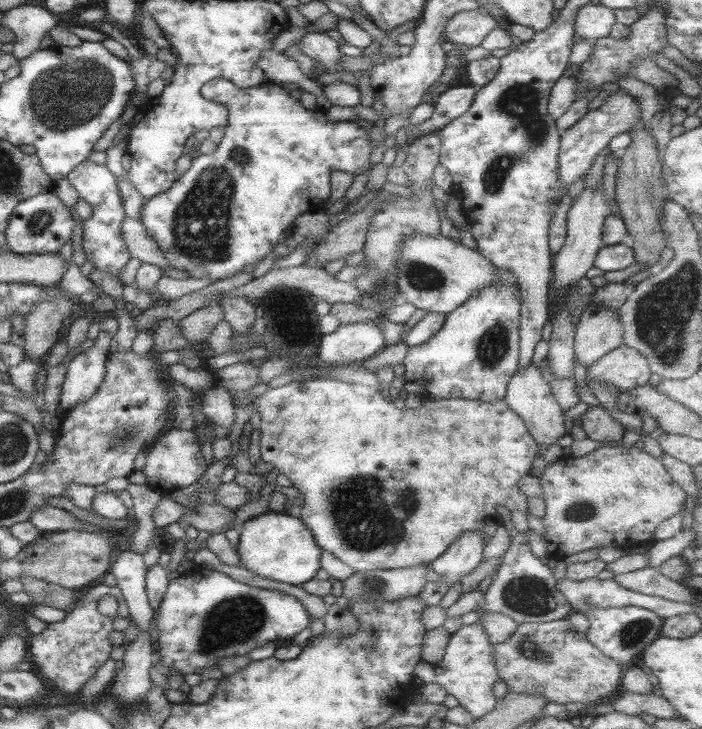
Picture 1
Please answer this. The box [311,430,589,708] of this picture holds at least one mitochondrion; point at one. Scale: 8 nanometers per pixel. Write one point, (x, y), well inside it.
(359, 518)

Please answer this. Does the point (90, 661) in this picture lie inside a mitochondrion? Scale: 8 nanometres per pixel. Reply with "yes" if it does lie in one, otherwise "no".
no

